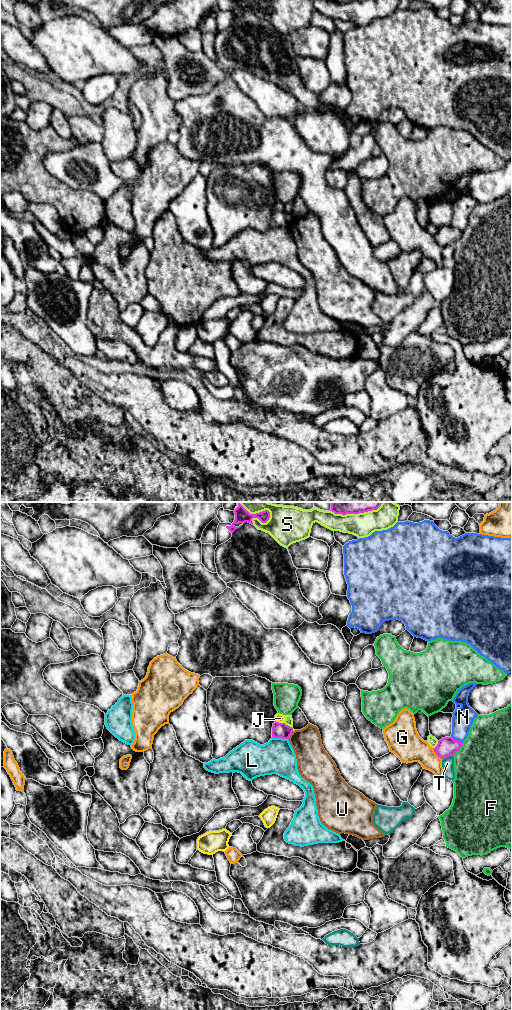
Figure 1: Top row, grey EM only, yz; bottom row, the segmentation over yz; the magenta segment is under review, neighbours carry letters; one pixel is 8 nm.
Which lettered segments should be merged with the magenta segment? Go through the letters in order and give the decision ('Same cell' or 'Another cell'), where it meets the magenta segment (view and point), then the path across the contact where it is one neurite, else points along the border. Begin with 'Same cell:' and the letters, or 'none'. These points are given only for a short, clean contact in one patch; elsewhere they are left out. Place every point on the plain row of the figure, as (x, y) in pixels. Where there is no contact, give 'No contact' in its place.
Same cell: none
F: Another cell. Touches magenta at yz (459, 237)
G: Another cell. Touches magenta at yz (436, 242)
J: Another cell. Touches magenta at yz (278, 210)
L: Another cell. Touches magenta at yz (280, 225)
N: Another cell. Touches magenta at yz (456, 228)
S: Another cell. Touches magenta at yz (261, 9)
T: Another cell. Touches magenta at yz (448, 244)
U: Another cell. Touches magenta at yz (290, 222)

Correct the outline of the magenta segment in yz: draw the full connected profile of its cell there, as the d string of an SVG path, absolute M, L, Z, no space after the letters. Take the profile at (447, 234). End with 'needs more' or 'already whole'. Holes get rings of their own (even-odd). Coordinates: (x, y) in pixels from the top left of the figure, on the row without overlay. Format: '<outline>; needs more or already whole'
M445 225L439 228L437 234L433 237L438 245L444 247L449 244L454 244L462 233L462 230L459 230L452 225Z; already whole

